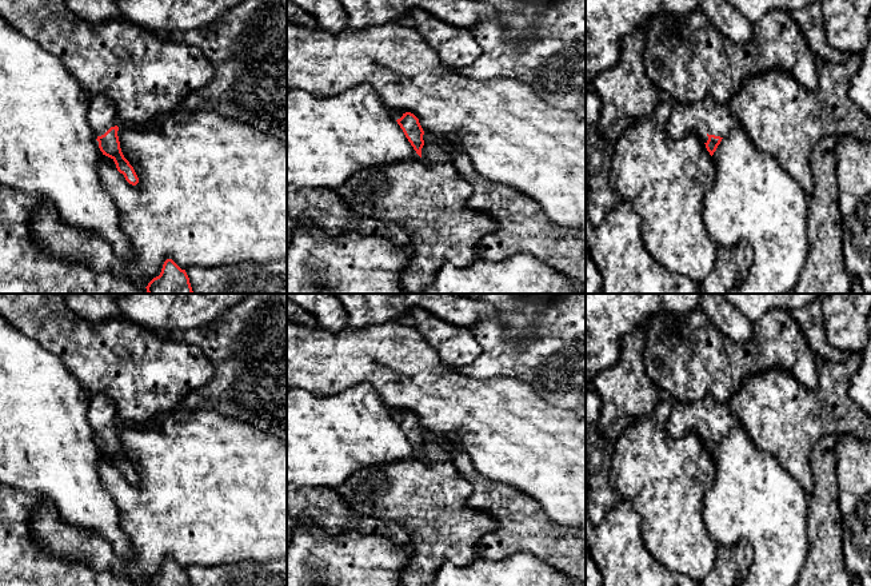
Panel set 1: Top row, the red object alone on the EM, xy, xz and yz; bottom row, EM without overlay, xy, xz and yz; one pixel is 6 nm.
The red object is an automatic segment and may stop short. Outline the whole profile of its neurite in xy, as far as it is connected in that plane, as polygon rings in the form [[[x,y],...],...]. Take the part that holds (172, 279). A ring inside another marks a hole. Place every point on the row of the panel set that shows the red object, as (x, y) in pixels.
[[[167,259],[159,276],[145,287],[148,294],[193,294],[185,270],[181,270],[172,259]]]

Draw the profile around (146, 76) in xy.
[[[0,0],[0,17],[56,56],[95,101],[112,104],[117,117],[128,125],[157,125],[180,109],[188,93],[208,85],[213,79],[213,67],[199,48],[175,41],[171,36],[156,35],[124,19],[97,24],[84,21],[67,7],[65,0]]]

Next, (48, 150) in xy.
[[[0,17],[0,183],[41,200],[49,200],[60,211],[64,222],[96,232],[101,235],[111,246],[113,252],[123,259],[129,259],[133,251],[129,246],[127,235],[120,230],[119,212],[115,206],[113,198],[103,188],[99,176],[99,163],[103,152],[97,144],[97,136],[88,123],[88,109],[93,103],[93,97],[75,80],[67,71],[63,63],[45,51],[40,44],[32,39],[21,35],[16,28],[11,27],[4,19]]]

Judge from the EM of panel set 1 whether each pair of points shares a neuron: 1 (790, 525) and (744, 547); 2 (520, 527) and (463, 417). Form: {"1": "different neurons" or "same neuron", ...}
{"1": "different neurons", "2": "different neurons"}

